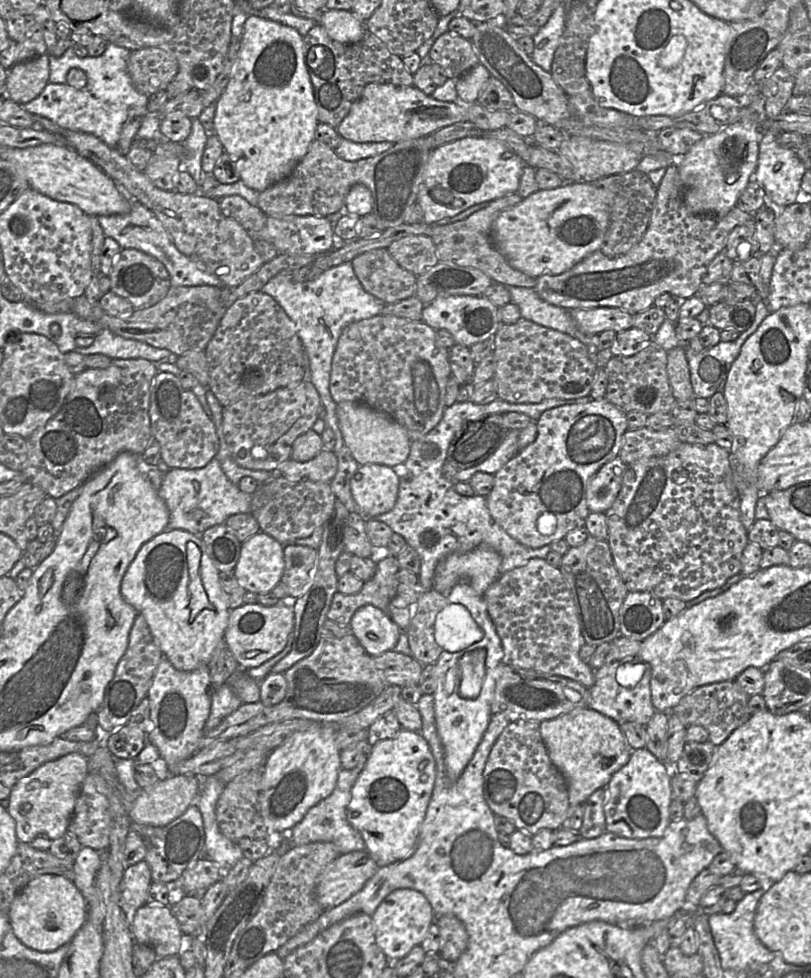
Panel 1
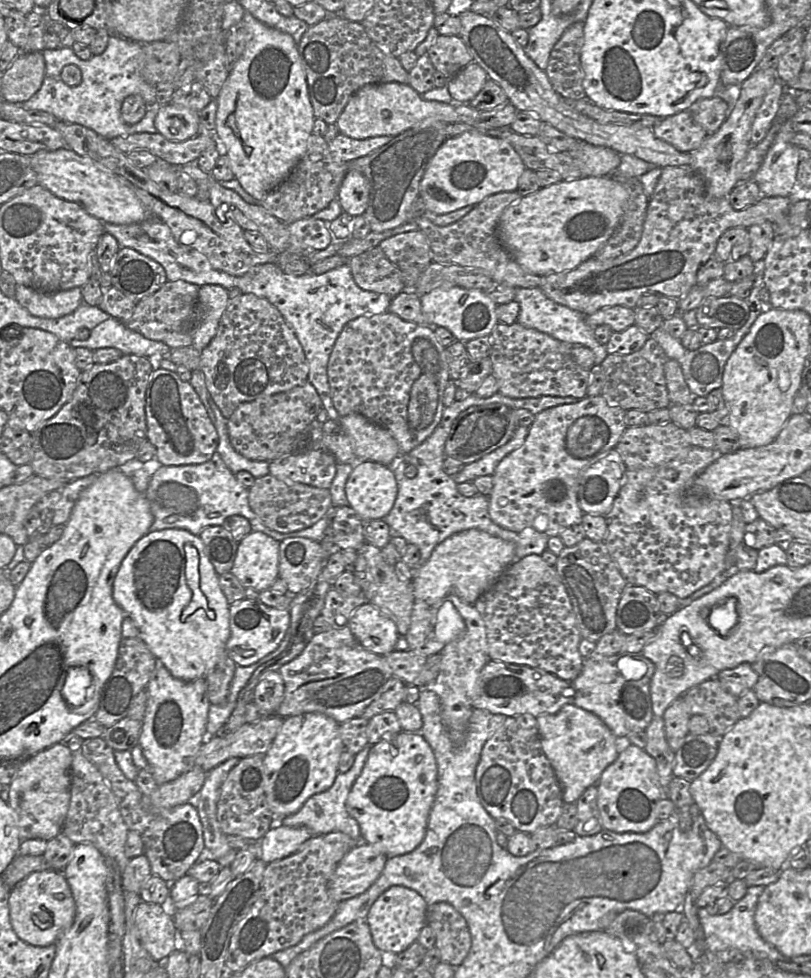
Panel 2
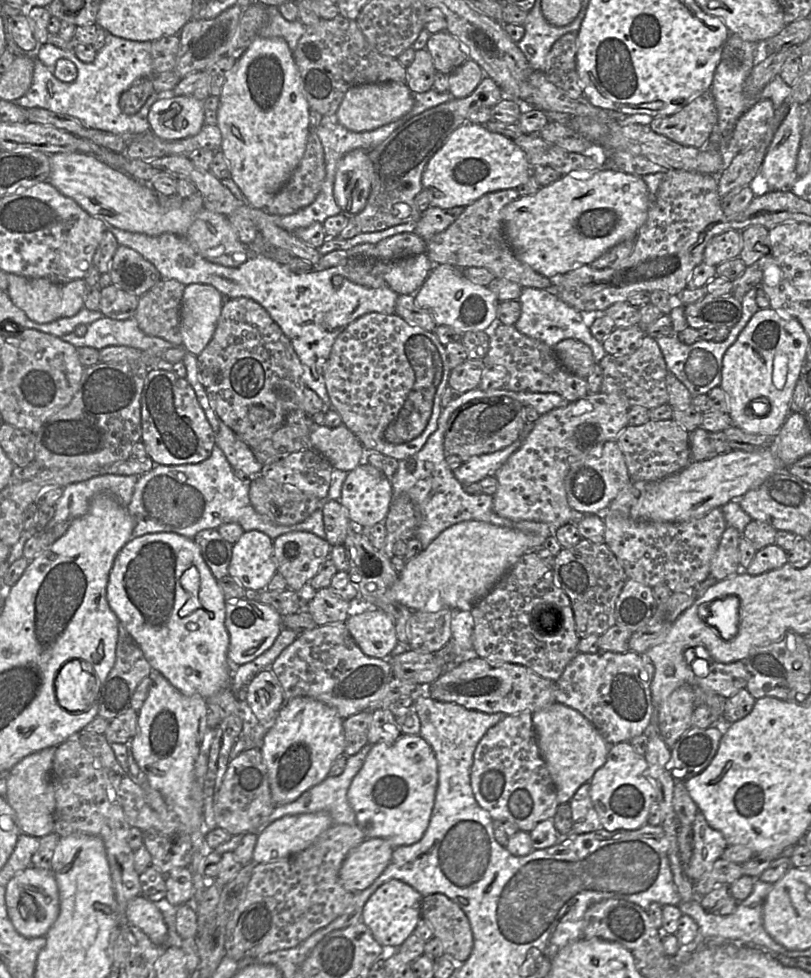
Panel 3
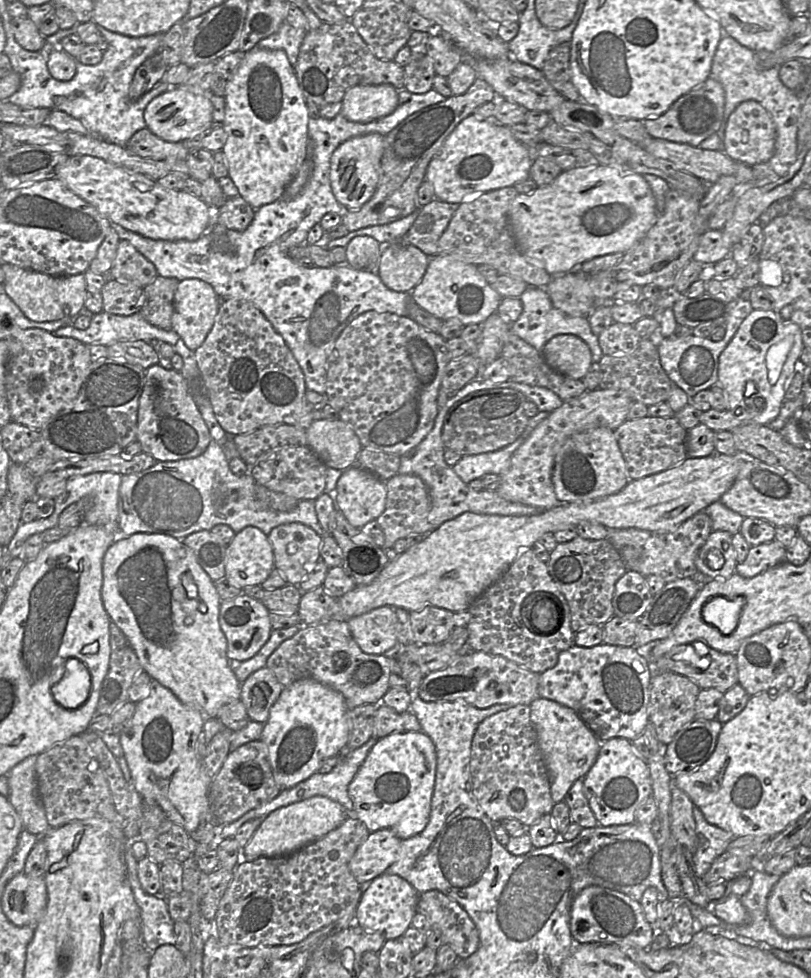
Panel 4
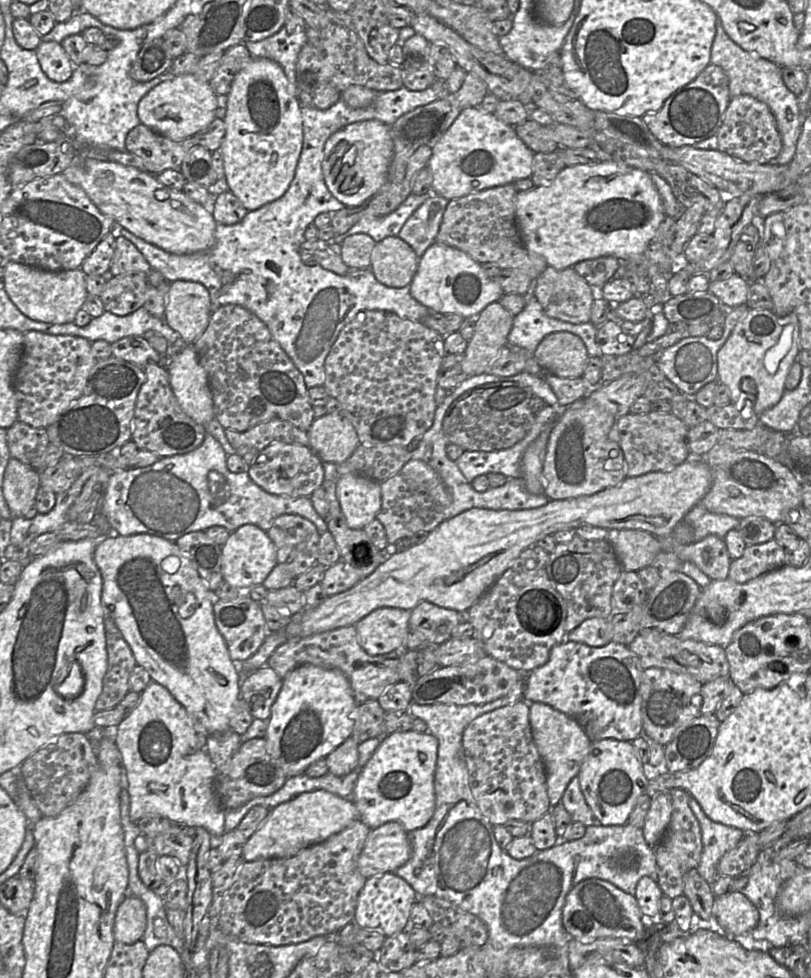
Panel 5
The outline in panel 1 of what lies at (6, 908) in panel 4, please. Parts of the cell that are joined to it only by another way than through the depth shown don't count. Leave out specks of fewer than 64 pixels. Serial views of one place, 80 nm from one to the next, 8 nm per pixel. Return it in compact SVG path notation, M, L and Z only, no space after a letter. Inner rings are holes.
M43 874L32 879L15 897L9 920L16 937L27 947L40 951L55 951L67 944L87 918L87 903L73 881L61 875Z

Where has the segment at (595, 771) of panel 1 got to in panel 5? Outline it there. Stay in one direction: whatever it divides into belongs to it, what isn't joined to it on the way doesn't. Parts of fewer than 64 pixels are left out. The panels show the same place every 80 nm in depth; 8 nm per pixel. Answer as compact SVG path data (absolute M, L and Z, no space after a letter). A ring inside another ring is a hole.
M540 702L529 704L529 722L533 741L544 764L546 789L551 807L560 803L563 792L573 777L577 777L587 756L591 741L572 718Z

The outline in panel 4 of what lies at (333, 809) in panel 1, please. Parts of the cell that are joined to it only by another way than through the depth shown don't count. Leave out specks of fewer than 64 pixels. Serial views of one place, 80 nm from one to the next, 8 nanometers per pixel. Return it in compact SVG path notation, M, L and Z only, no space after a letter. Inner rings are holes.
M370 738L364 745L353 749L353 750L346 750L341 757L339 757L339 761L337 765L328 773L322 774L320 772L316 772L312 774L307 779L299 782L298 784L294 785L290 788L282 788L281 792L271 801L267 802L266 804L252 809L245 813L242 817L237 819L236 821L224 825L221 830L221 835L215 835L212 840L212 846L216 847L226 838L233 838L238 829L248 820L251 819L264 819L266 818L271 812L274 810L281 808L283 806L287 806L293 804L295 802L302 801L304 799L310 798L315 795L321 795L328 797L341 805L343 805L349 813L349 816L354 816L354 804L352 799L348 793L348 786L355 777L356 773L358 772L360 766L364 762L366 756L368 755L369 751L375 745L376 741L380 738Z

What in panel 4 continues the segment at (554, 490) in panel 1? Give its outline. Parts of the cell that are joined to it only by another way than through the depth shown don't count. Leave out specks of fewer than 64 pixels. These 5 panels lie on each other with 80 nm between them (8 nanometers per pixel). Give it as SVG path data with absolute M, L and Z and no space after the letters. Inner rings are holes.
M601 388L585 391L575 398L564 401L533 429L514 452L509 468L500 476L501 482L497 489L499 495L507 501L540 507L543 510L558 506L561 502L555 494L551 477L555 457L565 440L573 434L599 427L614 431L628 419L633 402L624 392Z

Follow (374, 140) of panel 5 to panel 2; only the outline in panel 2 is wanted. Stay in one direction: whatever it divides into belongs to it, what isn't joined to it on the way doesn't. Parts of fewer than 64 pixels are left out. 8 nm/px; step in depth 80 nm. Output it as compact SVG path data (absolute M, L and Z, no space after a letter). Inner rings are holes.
M356 170L349 171L338 191L338 201L343 211L351 216L362 215L369 203L369 182Z

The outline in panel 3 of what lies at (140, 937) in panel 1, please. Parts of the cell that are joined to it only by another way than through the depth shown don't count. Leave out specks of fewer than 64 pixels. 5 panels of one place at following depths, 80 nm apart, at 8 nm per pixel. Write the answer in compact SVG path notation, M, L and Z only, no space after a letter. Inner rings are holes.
M139 895L128 903L126 918L142 930L154 945L166 946L167 925L156 903Z

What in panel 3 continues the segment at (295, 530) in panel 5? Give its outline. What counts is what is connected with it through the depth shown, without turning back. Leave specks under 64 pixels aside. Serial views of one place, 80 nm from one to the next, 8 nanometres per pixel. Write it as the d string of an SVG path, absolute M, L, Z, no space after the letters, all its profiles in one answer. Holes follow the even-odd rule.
M306 531L284 533L273 540L274 557L277 572L287 584L287 588L299 592L308 585L317 574L323 562L329 558L331 545L326 539Z

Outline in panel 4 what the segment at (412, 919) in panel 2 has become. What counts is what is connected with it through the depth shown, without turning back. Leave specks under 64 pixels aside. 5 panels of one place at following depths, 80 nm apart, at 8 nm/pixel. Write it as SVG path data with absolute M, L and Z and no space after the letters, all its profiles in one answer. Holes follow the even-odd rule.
M383 873L363 887L355 911L355 924L381 934L385 940L400 938L411 926L412 919L418 911L419 895L405 879L395 874Z

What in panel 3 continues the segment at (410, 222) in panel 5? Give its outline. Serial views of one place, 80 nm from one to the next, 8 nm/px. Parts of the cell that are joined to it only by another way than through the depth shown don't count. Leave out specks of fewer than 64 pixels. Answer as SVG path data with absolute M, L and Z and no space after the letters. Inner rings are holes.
M430 206L421 213L413 232L427 243L434 235L446 230L464 209L465 207L442 209Z

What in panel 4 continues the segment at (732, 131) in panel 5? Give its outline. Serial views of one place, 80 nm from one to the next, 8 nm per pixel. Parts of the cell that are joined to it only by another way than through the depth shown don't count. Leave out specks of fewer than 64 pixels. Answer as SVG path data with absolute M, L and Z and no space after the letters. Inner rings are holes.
M746 100L735 108L727 120L722 151L737 162L753 166L771 159L775 140L775 125L768 111L757 101Z

